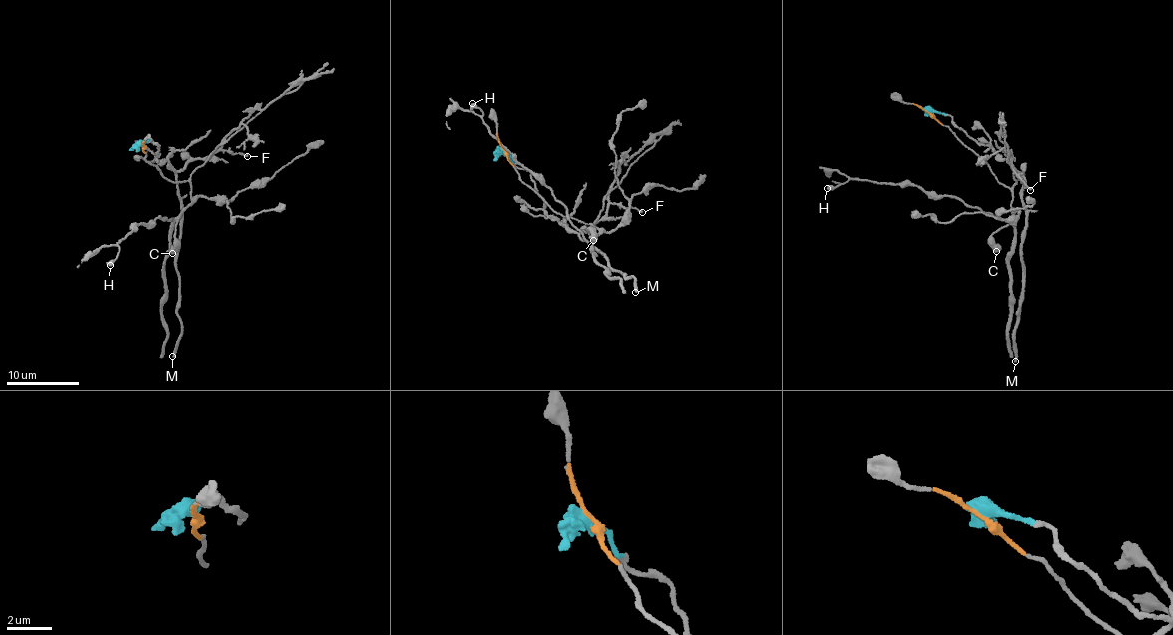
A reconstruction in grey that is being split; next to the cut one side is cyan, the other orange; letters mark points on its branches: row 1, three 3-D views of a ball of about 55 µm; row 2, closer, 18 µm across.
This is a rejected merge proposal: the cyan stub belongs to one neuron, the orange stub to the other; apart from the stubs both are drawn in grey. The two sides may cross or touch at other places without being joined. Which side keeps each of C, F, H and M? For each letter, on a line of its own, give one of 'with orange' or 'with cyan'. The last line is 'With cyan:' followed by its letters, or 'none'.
C: with orange
F: with cyan
H: with orange
M: with cyan
With cyan: F, M

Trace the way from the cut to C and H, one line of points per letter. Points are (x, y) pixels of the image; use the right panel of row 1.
C: (928, 112), (990, 168), (997, 180), (1012, 190), (1012, 214), (1008, 223), (992, 236), (992, 248), (997, 252)
H: (928, 112), (990, 168), (997, 180), (1012, 190), (1013, 222), (917, 187), (856, 179), (826, 189)

